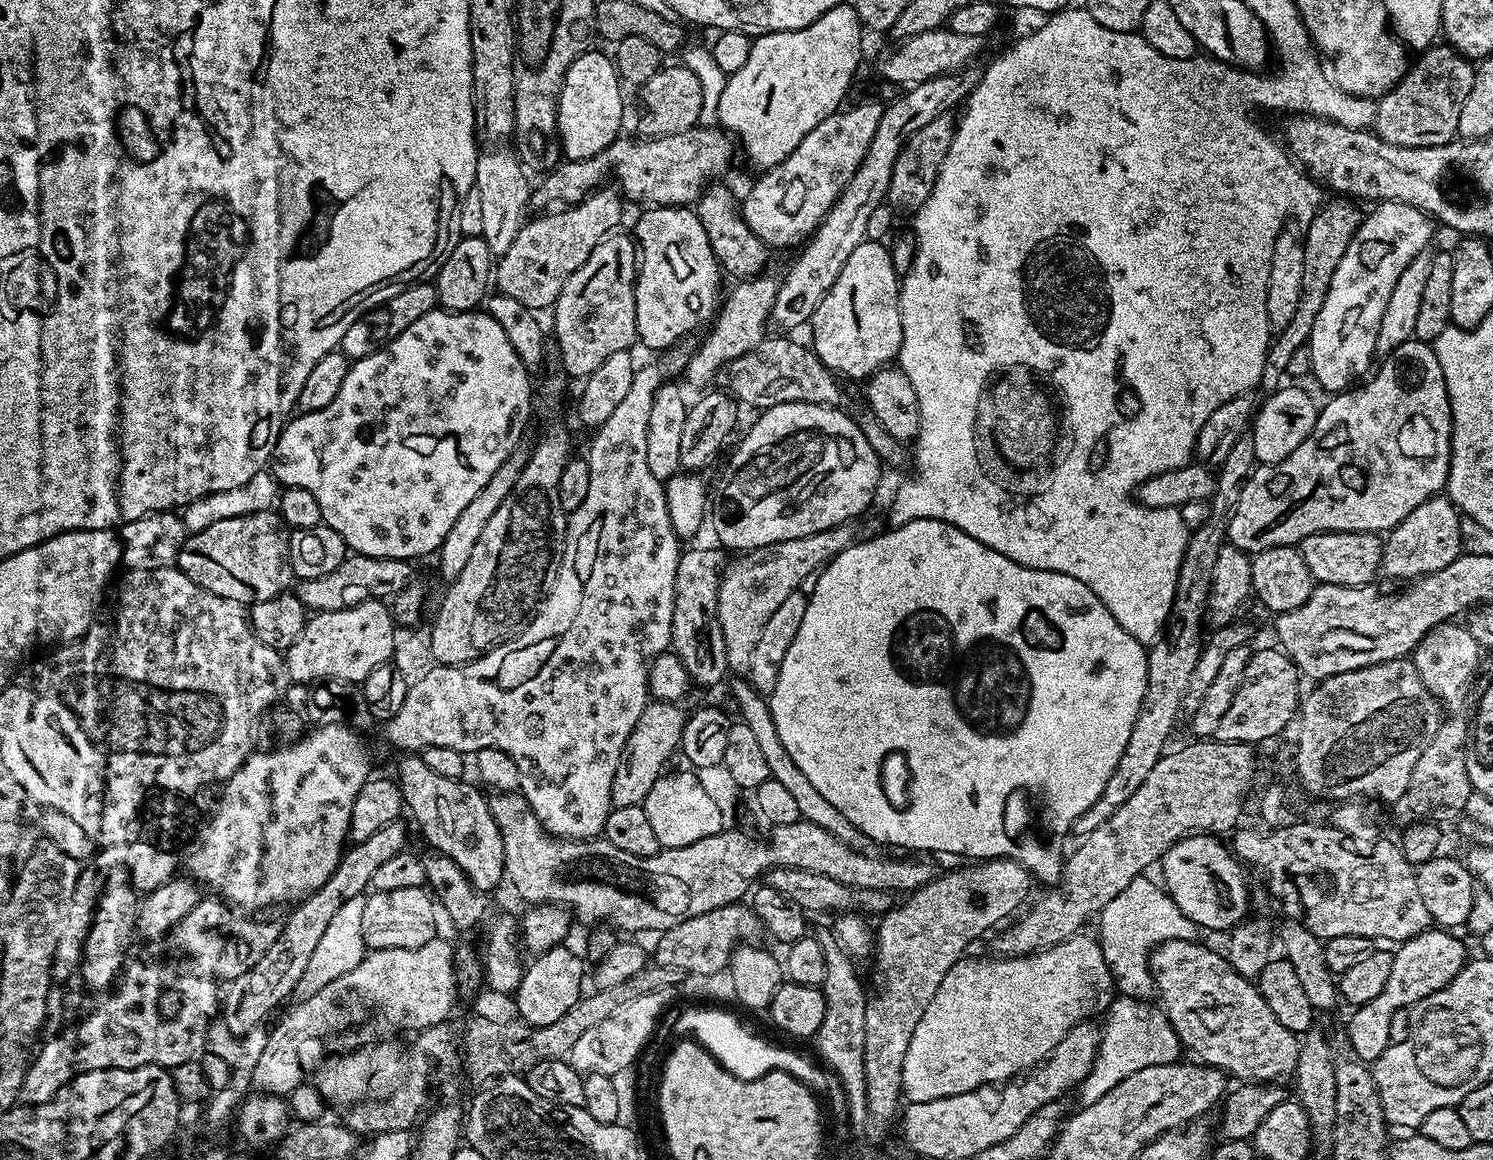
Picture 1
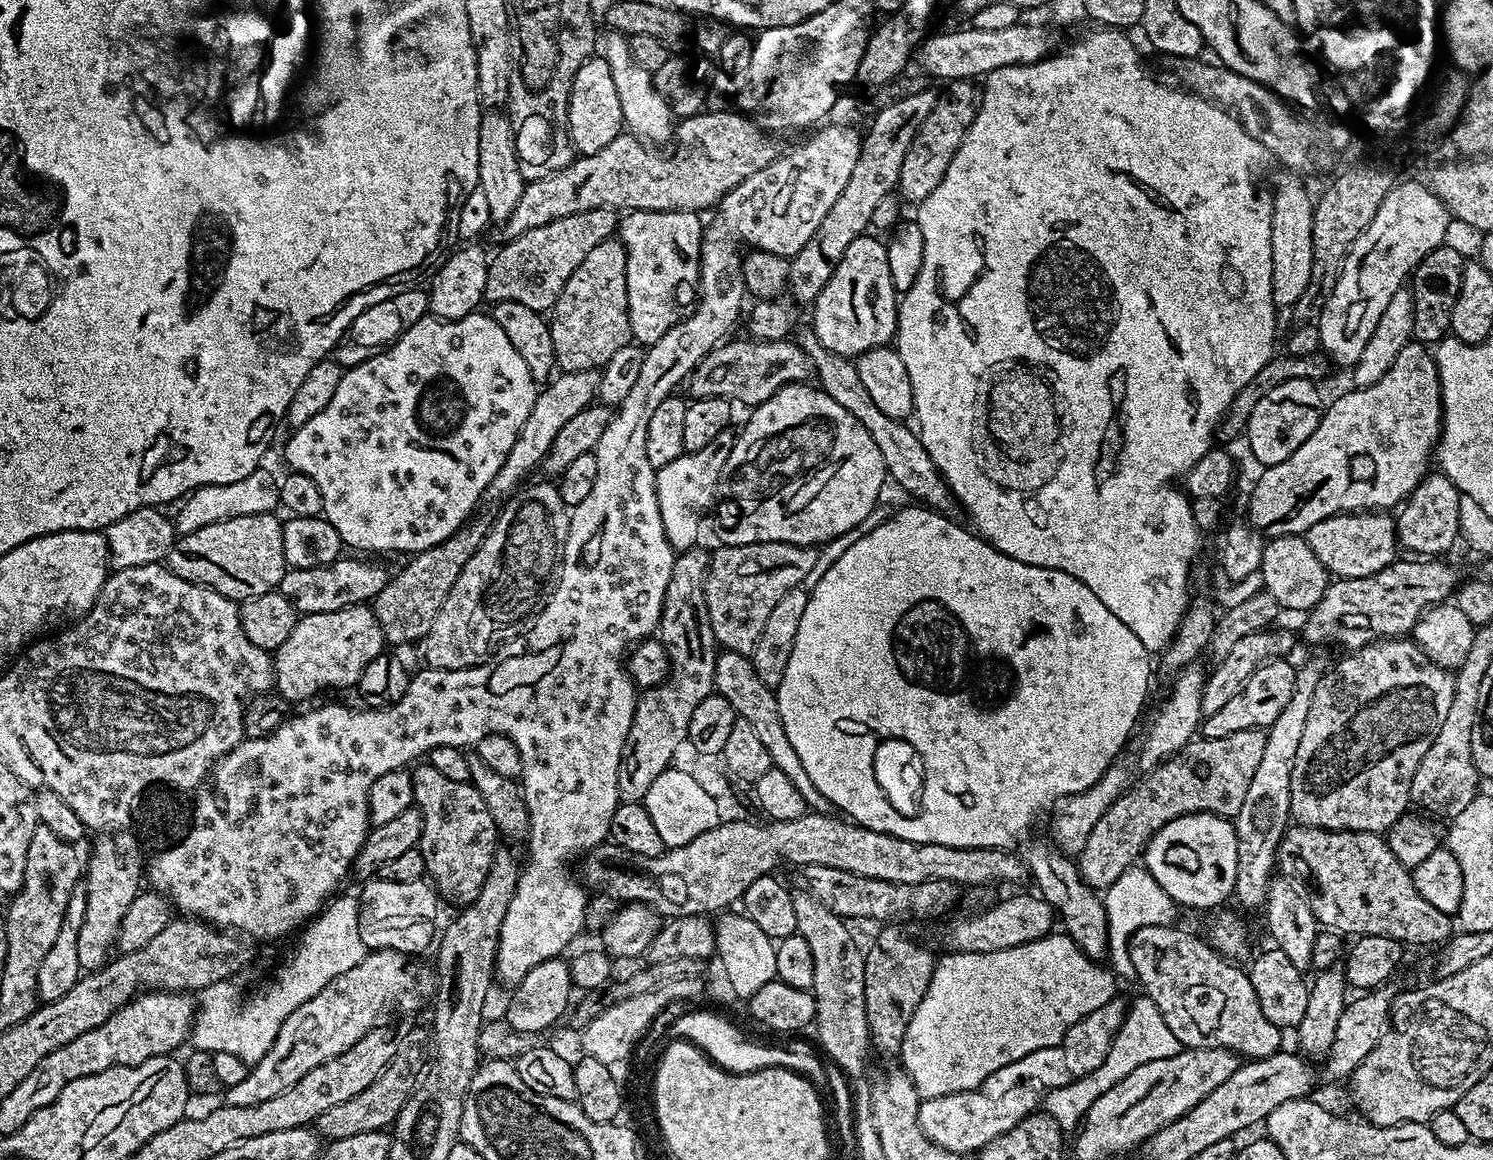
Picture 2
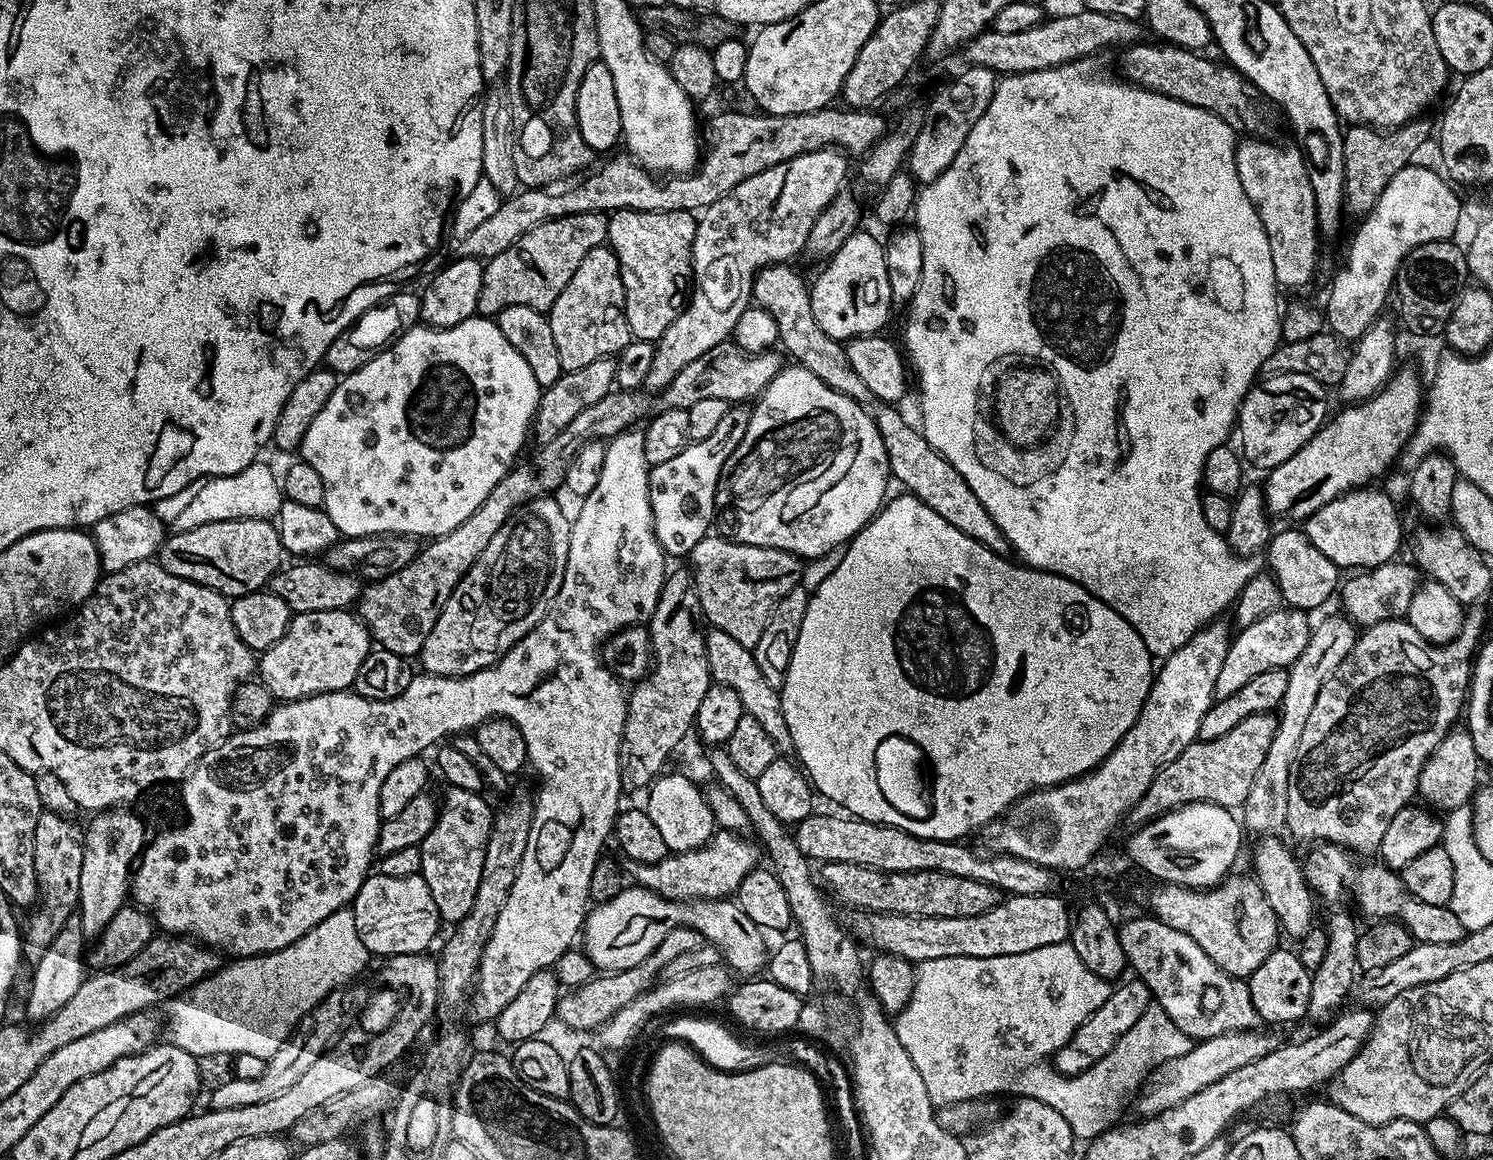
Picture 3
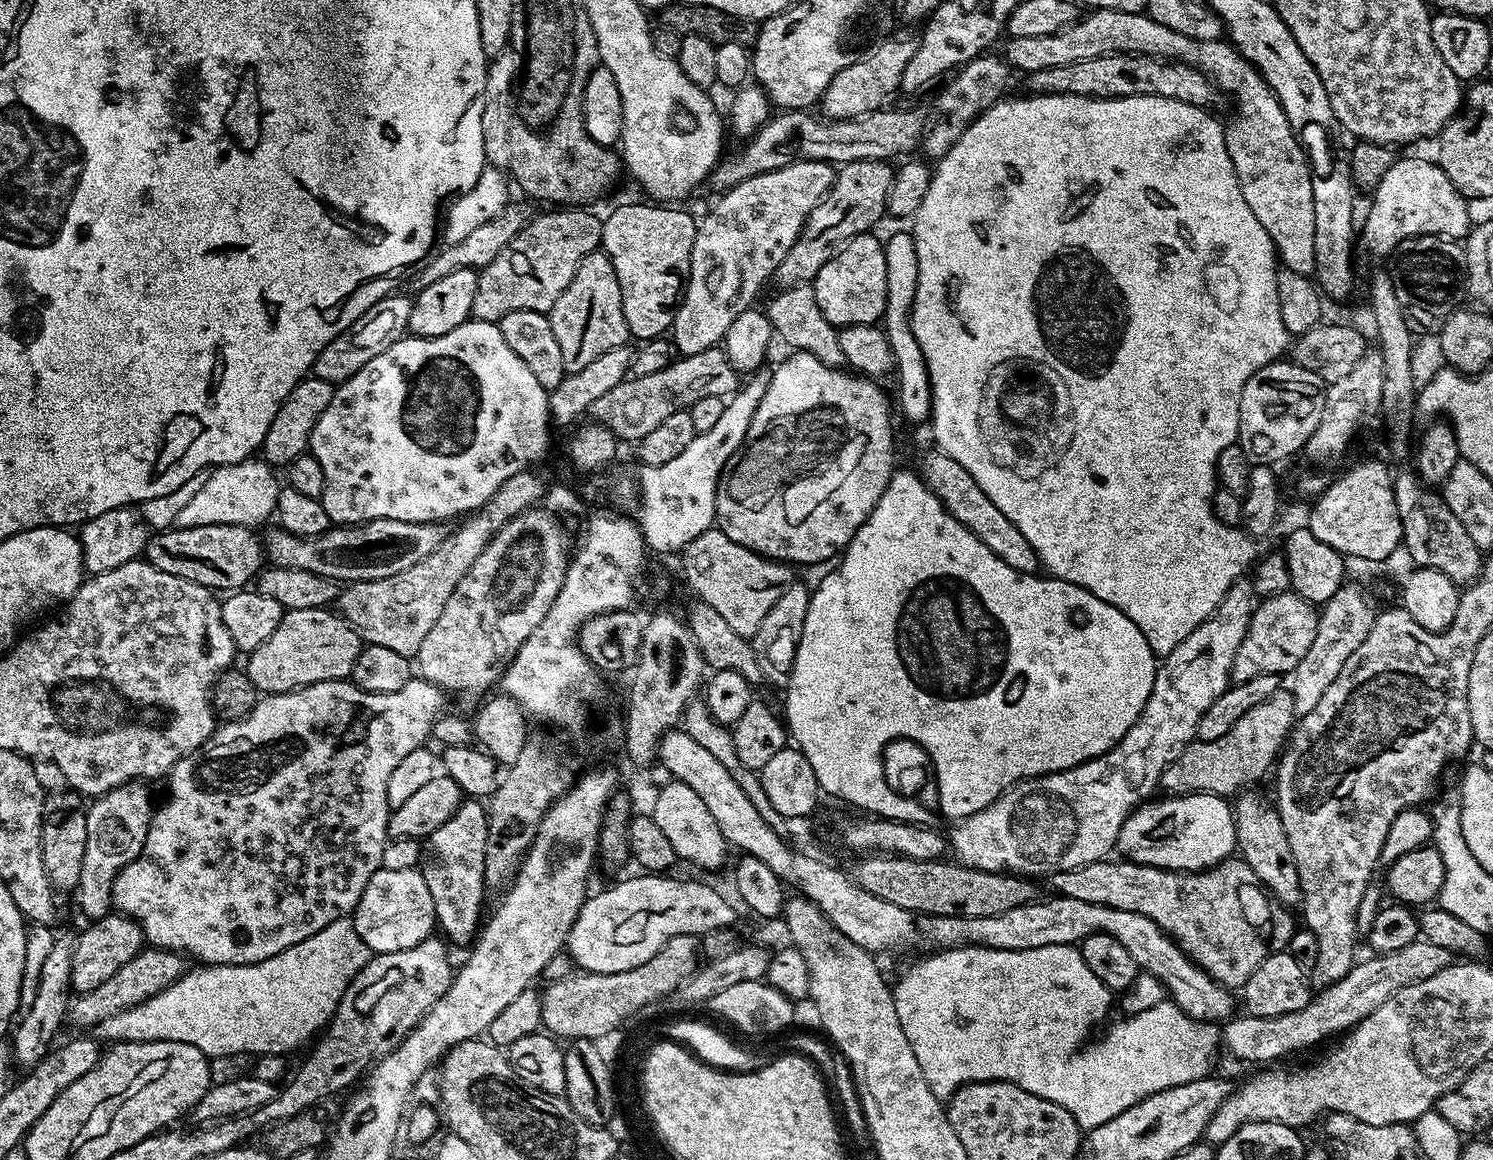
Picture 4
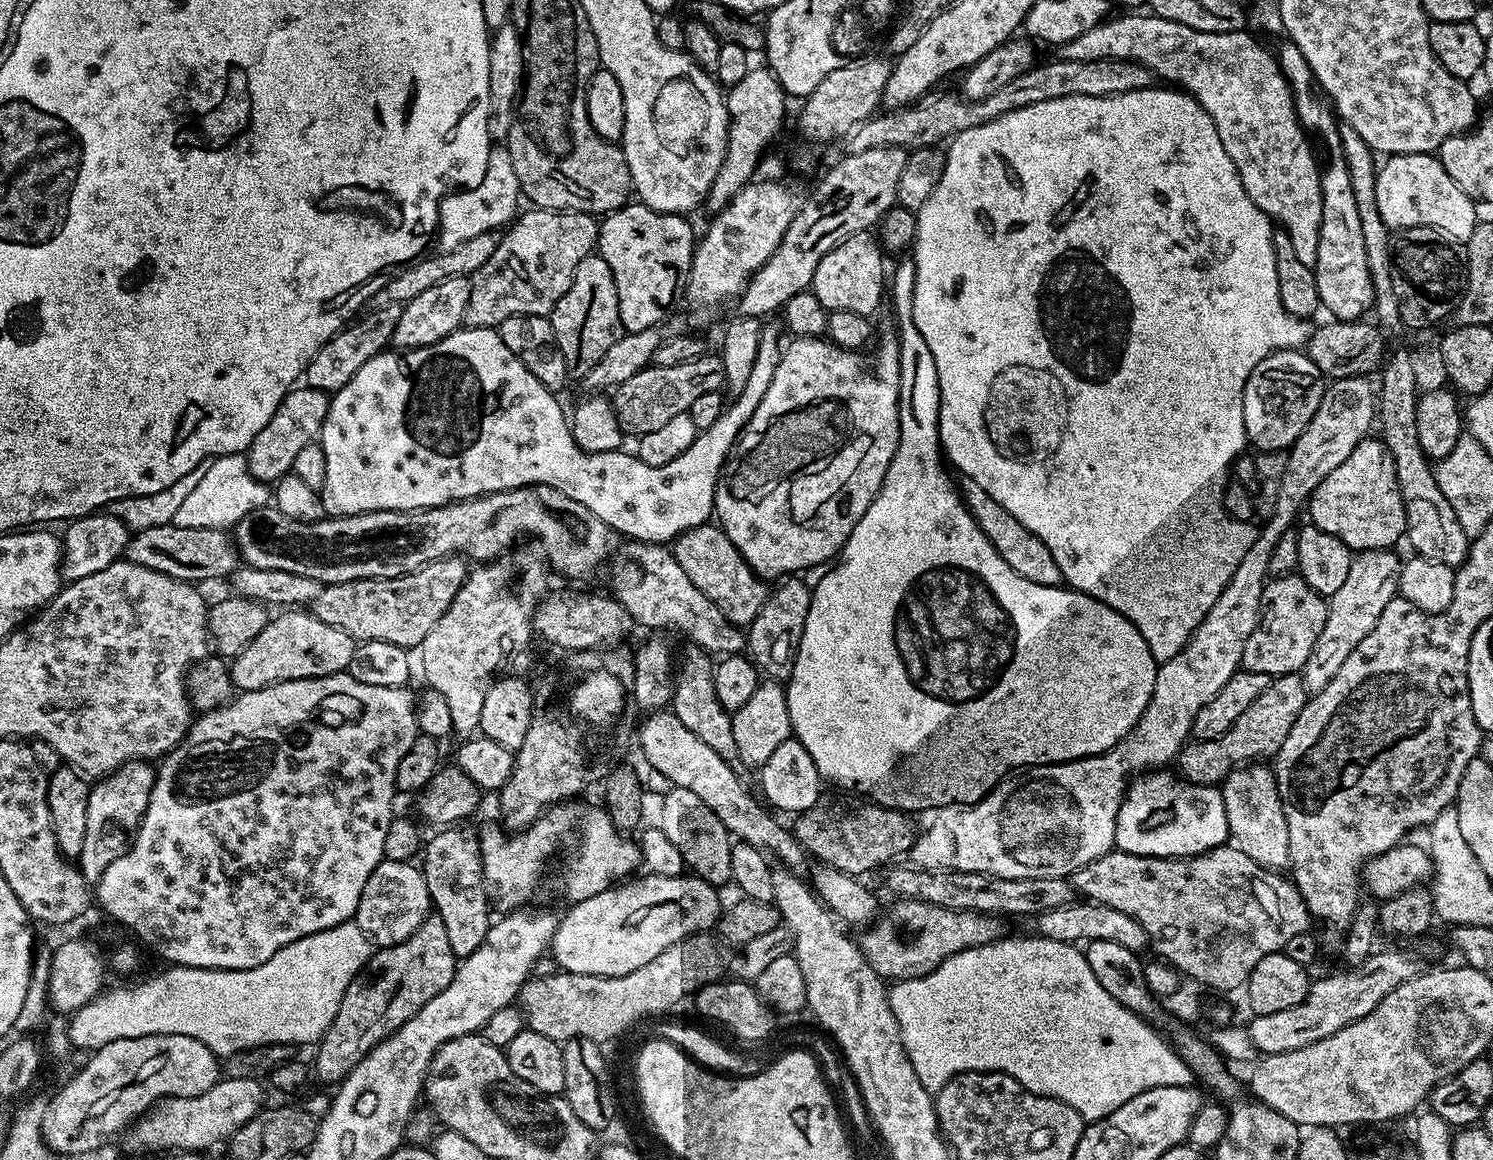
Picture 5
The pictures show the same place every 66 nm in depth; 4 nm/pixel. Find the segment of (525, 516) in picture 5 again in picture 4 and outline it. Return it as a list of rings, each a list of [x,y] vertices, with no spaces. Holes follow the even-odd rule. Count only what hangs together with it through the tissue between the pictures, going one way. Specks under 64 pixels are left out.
[[[371,520],[365,524],[346,524],[329,527],[328,531],[317,536],[295,536],[279,526],[265,527],[262,532],[262,552],[267,563],[272,566],[286,566],[294,570],[310,570],[310,574],[325,576],[337,582],[353,580],[377,580],[390,578],[390,574],[402,574],[402,570],[410,570],[426,554],[434,554],[443,543],[446,529],[443,523],[427,524],[426,522],[394,522],[393,520]]]

